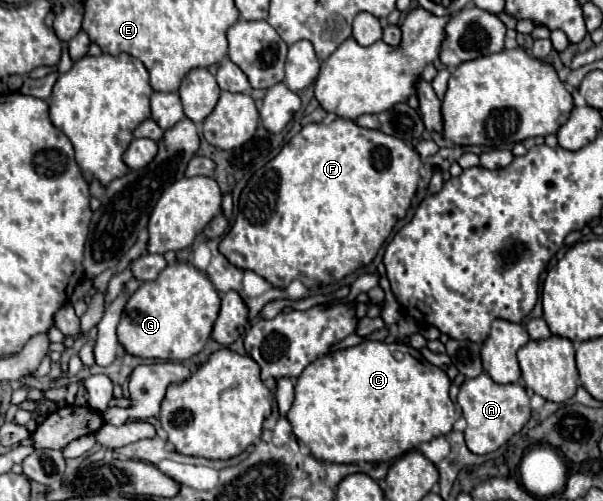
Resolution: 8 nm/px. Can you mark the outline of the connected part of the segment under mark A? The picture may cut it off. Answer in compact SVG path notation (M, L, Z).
M486 373L474 379L466 379L462 383L460 393L458 393L458 405L462 407L462 415L468 421L468 427L464 431L466 445L476 455L496 451L512 435L516 435L530 419L530 399L528 399L526 389L518 383L498 385Z

